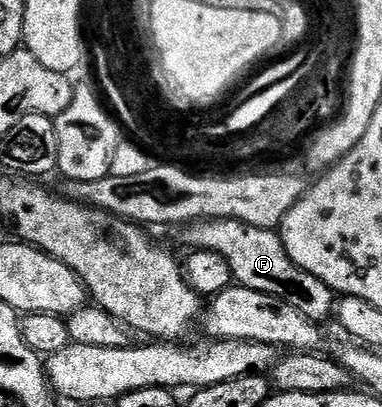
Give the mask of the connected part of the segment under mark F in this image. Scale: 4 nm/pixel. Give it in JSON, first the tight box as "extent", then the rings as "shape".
{"extent":[185,221,336,323],"shape":[[[195,221],[185,233],[195,250],[203,249],[224,255],[231,278],[241,288],[284,299],[288,307],[296,307],[296,311],[300,311],[300,315],[309,321],[326,323],[329,317],[331,320],[336,309],[336,295],[328,283],[320,283],[316,275],[308,275],[308,271],[292,263],[292,255],[288,255],[281,236],[275,230],[252,227],[239,221]]]}

